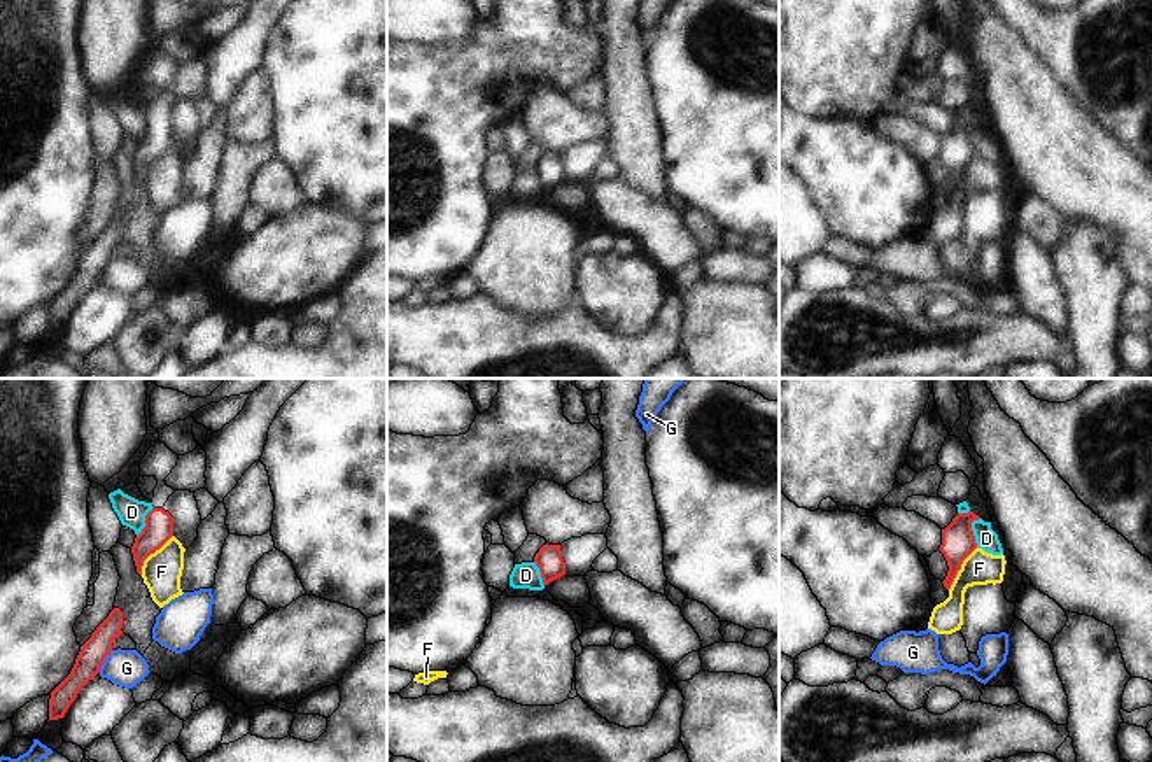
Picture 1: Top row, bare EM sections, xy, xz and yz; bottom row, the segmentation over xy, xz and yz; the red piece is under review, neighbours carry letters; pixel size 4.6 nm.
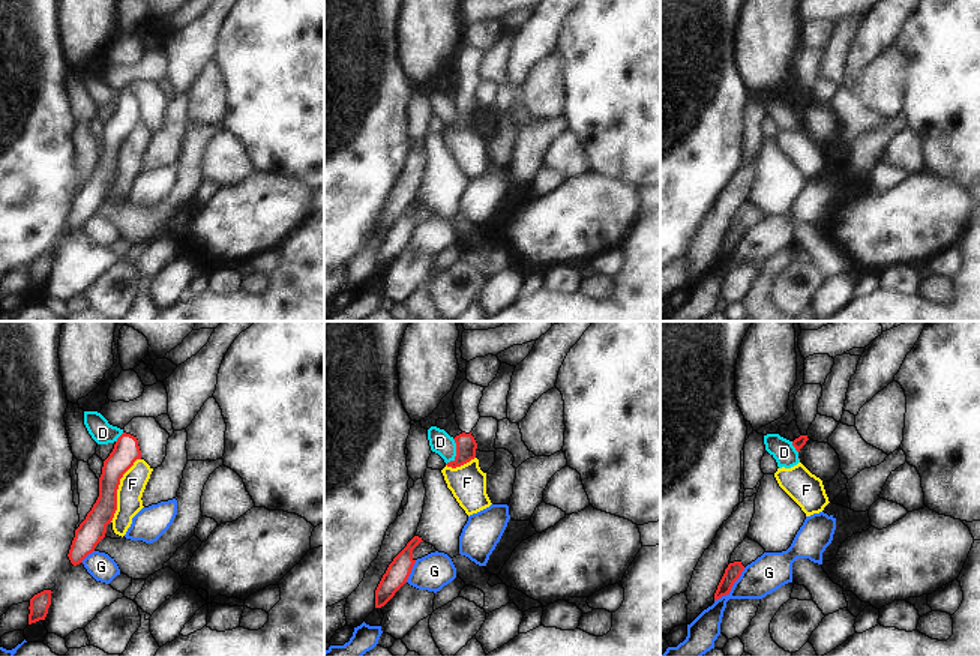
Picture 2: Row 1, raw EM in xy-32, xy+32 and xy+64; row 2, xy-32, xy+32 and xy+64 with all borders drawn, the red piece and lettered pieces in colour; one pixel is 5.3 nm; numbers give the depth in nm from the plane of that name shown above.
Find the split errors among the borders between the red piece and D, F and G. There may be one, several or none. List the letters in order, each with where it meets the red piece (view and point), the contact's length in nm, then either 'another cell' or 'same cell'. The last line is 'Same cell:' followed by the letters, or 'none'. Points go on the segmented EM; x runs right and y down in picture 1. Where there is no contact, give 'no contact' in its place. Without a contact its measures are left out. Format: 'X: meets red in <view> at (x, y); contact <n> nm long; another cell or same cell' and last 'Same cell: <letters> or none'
D: meets red in yz at (972, 531); contact 140 nm long; another cell
F: meets red in xy at (151, 552); contact 240 nm long; another cell
G: meets red in xy at (104, 659); contact 120 nm long; another cell
Same cell: none

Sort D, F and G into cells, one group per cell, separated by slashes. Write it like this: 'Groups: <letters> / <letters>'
Groups: D / F / G

